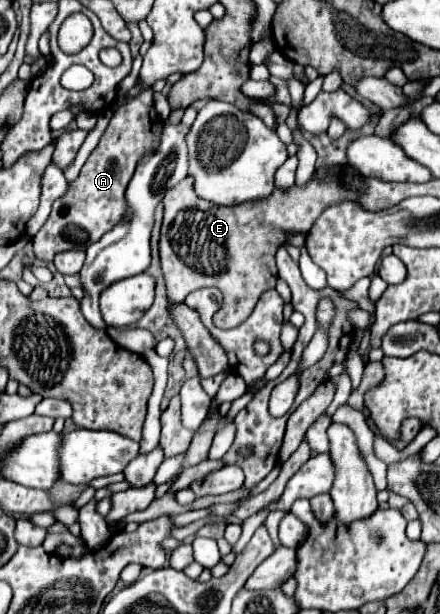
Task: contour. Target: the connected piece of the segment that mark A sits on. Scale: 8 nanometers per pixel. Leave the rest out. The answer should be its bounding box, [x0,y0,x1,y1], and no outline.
[32,88,160,260]

